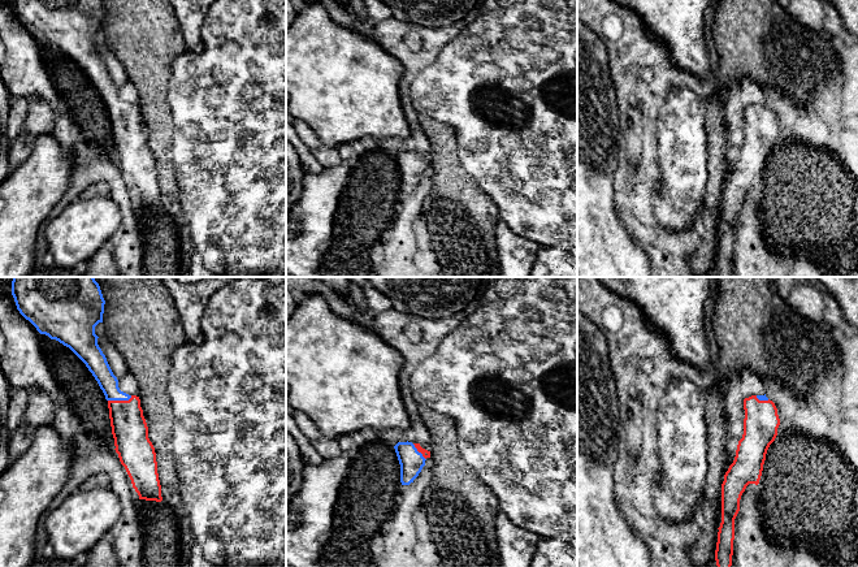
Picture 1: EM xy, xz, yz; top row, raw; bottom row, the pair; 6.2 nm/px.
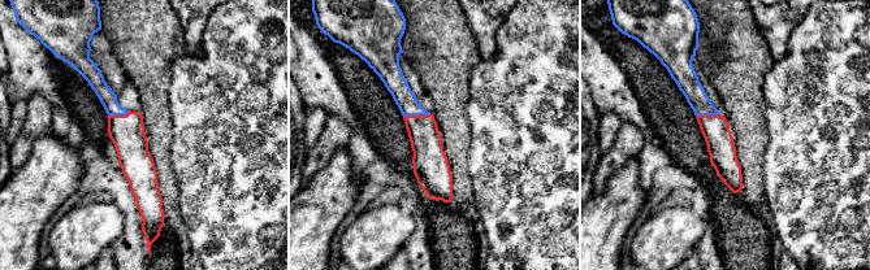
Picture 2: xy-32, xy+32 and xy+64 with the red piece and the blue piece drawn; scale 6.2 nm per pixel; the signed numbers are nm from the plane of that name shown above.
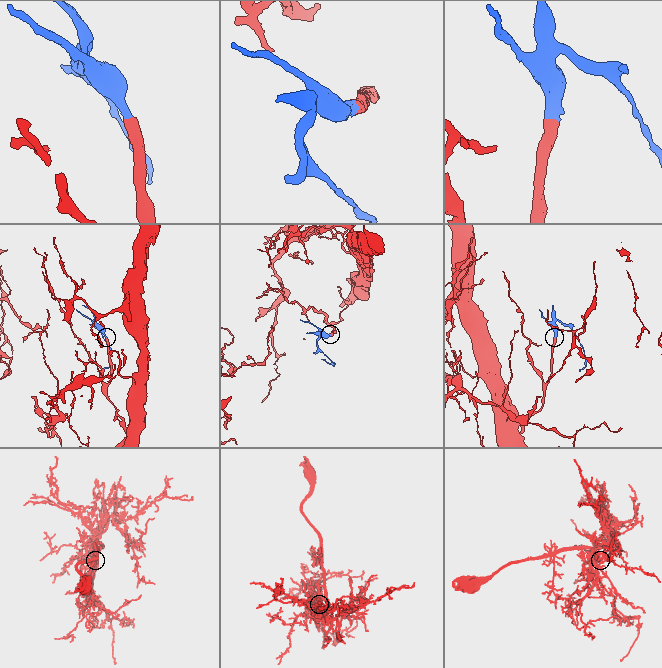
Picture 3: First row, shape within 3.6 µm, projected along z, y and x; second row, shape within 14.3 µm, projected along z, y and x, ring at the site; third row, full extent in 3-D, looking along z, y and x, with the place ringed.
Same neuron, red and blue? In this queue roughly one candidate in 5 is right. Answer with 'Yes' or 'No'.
Yes

